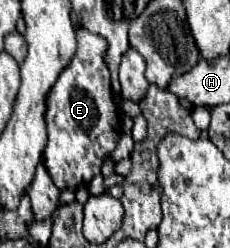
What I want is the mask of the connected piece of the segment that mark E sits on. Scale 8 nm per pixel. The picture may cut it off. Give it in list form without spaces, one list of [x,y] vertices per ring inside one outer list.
[[[78,27],[78,51],[70,65],[60,73],[56,85],[48,93],[46,101],[46,123],[48,123],[48,145],[44,149],[44,165],[50,171],[58,189],[76,189],[92,181],[104,159],[118,145],[120,117],[110,91],[110,69],[104,61],[108,43],[104,37],[88,33]]]

